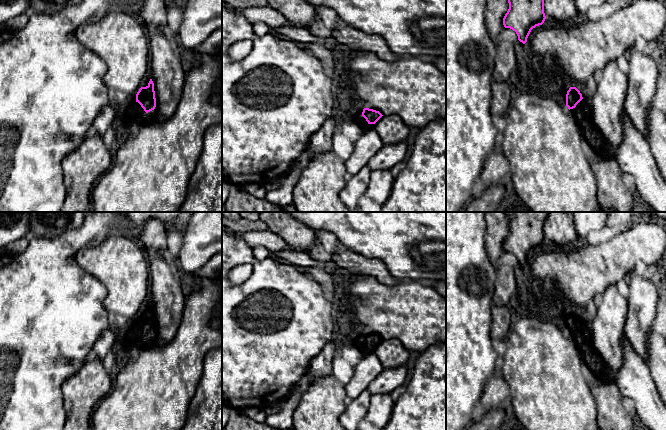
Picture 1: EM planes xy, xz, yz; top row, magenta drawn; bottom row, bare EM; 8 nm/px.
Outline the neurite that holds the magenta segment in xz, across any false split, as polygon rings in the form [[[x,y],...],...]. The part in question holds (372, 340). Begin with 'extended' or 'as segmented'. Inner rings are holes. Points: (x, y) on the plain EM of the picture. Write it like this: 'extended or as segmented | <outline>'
extended | [[[364,332],[363,336],[360,339],[350,339],[352,344],[355,344],[357,348],[362,352],[363,355],[367,355],[374,352],[374,348],[382,341],[383,339],[376,334]]]

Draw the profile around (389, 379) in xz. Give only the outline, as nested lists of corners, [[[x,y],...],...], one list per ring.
[[[407,365],[391,369],[385,368],[369,385],[367,390],[371,395],[391,393],[393,390],[404,384],[407,373]]]

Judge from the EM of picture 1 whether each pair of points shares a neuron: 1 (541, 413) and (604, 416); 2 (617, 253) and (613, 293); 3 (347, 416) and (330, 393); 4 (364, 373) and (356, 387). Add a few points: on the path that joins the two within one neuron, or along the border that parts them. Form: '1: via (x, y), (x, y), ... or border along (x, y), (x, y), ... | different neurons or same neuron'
1: border along (591, 393), (596, 404), (597, 419) | different neurons
2: border along (615, 283), (609, 284), (597, 300) | different neurons
3: border along (348, 403), (338, 419) | different neurons
4: via (363, 376), (358, 384) | same neuron

